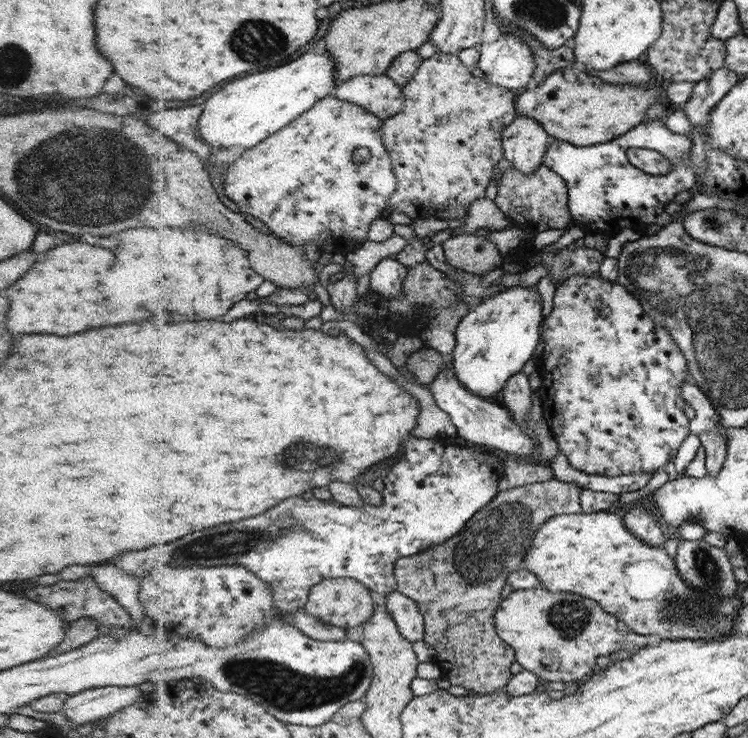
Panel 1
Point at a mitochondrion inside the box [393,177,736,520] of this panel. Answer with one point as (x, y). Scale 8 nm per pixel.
(717, 225)

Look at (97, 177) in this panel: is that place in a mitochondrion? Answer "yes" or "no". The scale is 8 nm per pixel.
yes

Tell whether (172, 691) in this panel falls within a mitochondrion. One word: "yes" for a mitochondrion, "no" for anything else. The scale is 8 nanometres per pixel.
no

